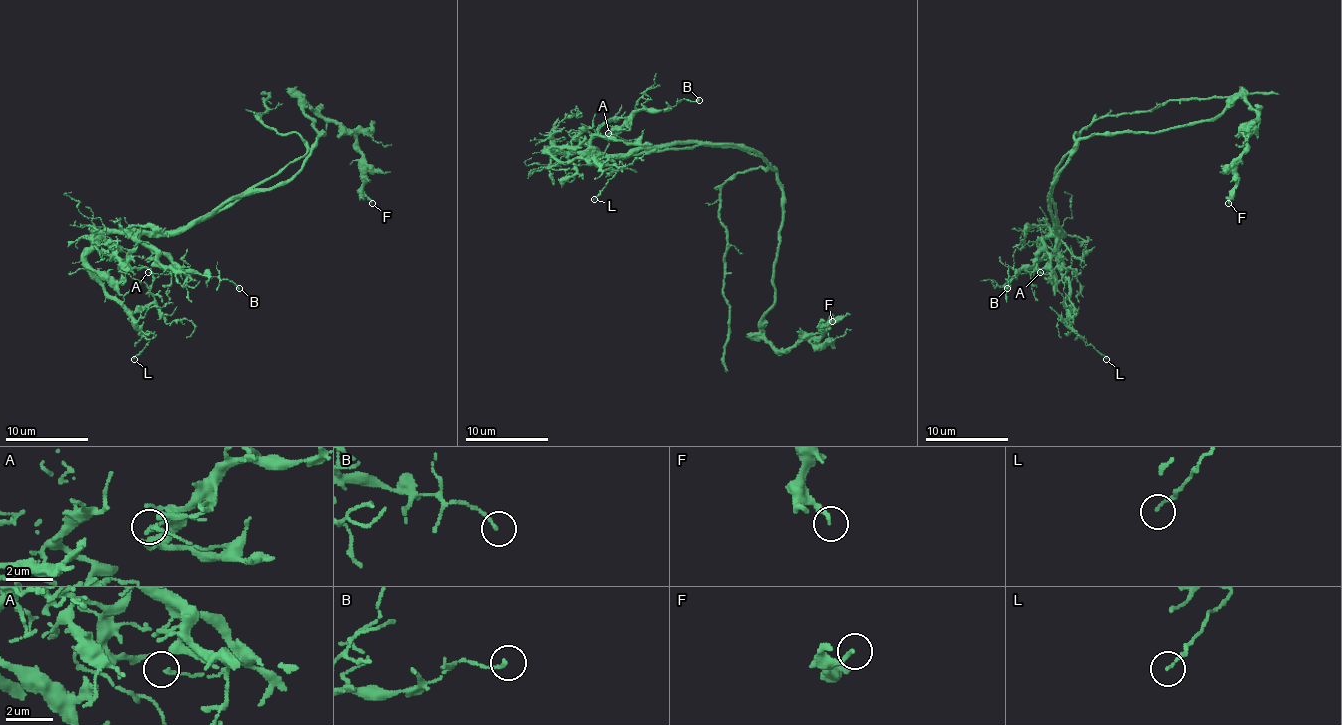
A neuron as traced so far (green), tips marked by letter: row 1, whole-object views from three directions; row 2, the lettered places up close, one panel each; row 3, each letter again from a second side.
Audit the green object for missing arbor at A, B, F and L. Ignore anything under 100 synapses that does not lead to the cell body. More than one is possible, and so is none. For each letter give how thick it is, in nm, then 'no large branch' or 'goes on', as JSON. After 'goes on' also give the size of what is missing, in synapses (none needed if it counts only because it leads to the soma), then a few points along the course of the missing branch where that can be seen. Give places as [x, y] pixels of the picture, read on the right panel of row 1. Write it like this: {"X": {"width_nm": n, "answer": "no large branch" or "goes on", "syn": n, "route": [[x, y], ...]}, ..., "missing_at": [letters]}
{"A": {"width_nm": 100, "answer": "no large branch"}, "B": {"width_nm": 140, "answer": "no large branch"}, "F": {"width_nm": 170, "answer": "no large branch"}, "L": {"width_nm": 110, "answer": "no large branch"}, "missing_at": []}

